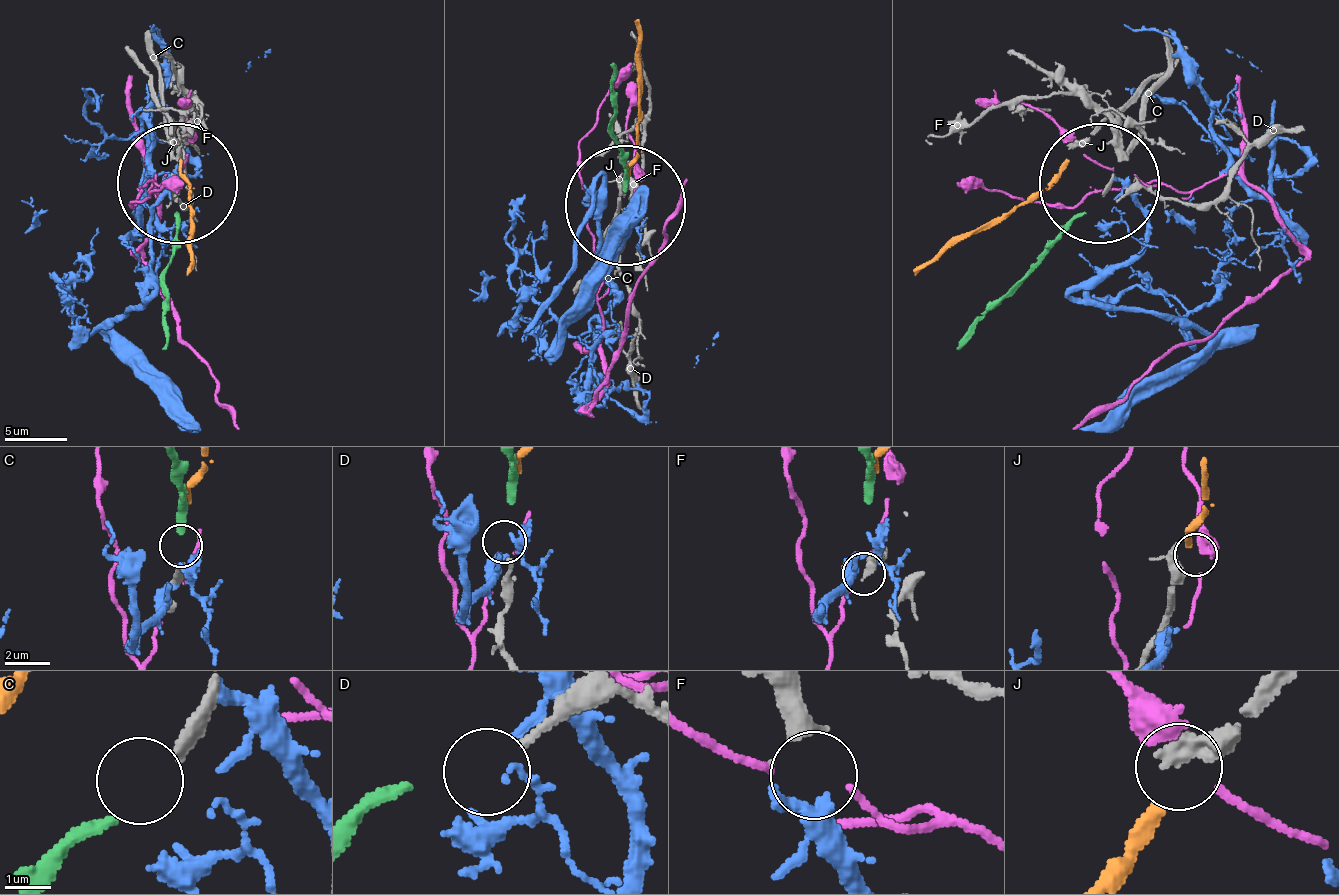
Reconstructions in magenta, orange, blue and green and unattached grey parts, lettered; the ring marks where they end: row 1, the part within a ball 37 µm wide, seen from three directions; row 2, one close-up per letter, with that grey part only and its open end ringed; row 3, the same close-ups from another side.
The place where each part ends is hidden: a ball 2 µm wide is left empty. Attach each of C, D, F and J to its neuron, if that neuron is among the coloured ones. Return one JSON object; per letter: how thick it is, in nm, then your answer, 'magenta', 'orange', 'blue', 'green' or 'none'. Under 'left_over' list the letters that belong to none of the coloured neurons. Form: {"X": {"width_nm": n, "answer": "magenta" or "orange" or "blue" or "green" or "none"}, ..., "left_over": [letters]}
{"C": {"width_nm": 300, "answer": "green"}, "D": {"width_nm": 170, "answer": "none"}, "F": {"width_nm": 460, "answer": "blue"}, "J": {"width_nm": 320, "answer": "orange"}, "left_over": ["D"]}

